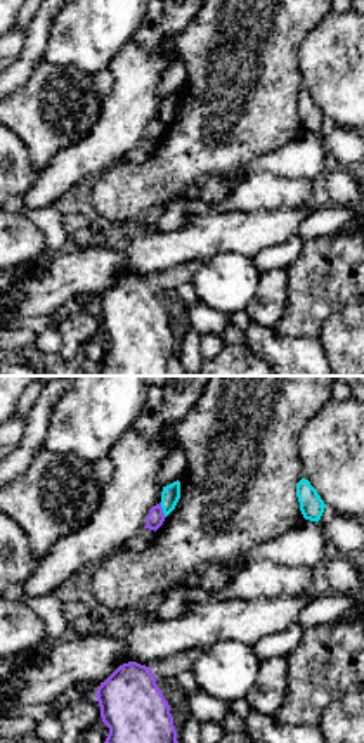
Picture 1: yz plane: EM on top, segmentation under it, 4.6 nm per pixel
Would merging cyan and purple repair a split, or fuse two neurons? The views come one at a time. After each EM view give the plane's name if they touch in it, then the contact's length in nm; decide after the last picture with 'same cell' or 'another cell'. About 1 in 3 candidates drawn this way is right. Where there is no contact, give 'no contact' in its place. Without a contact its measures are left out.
contact in yz; length 80 nm

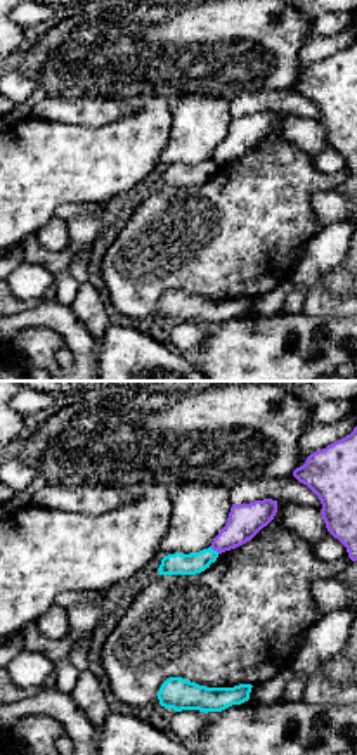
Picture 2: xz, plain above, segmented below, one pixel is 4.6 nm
contact in xz; length 60 nm

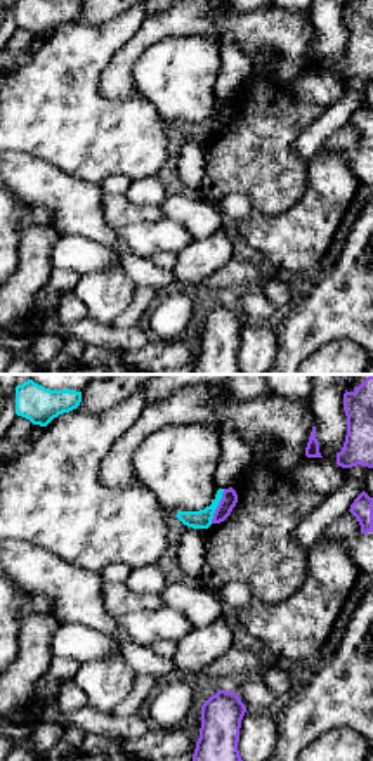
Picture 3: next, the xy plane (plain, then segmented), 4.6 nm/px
contact in xy; length 170 nm

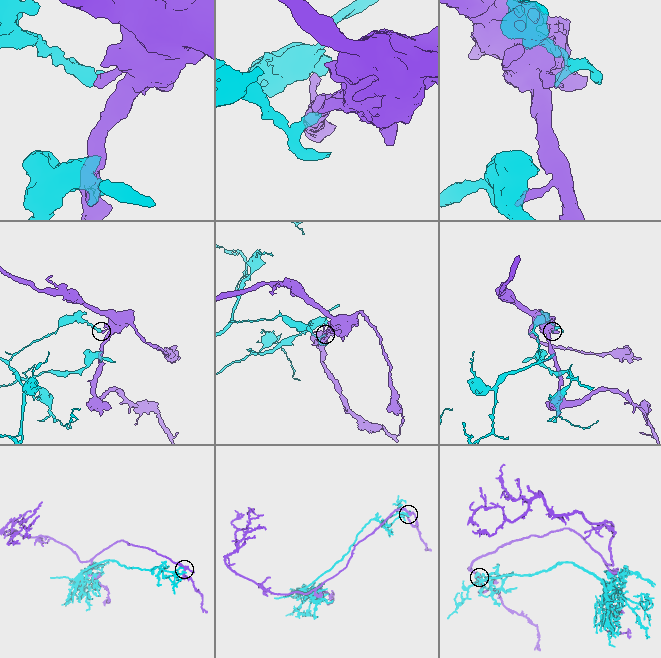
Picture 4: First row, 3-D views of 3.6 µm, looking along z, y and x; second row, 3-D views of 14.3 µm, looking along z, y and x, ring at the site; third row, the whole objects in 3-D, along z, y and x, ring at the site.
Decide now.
another cell

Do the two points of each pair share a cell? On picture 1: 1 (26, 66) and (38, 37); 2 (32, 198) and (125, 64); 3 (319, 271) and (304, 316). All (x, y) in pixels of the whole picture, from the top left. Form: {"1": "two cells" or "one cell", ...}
{"1": "one cell", "2": "one cell", "3": "one cell"}

